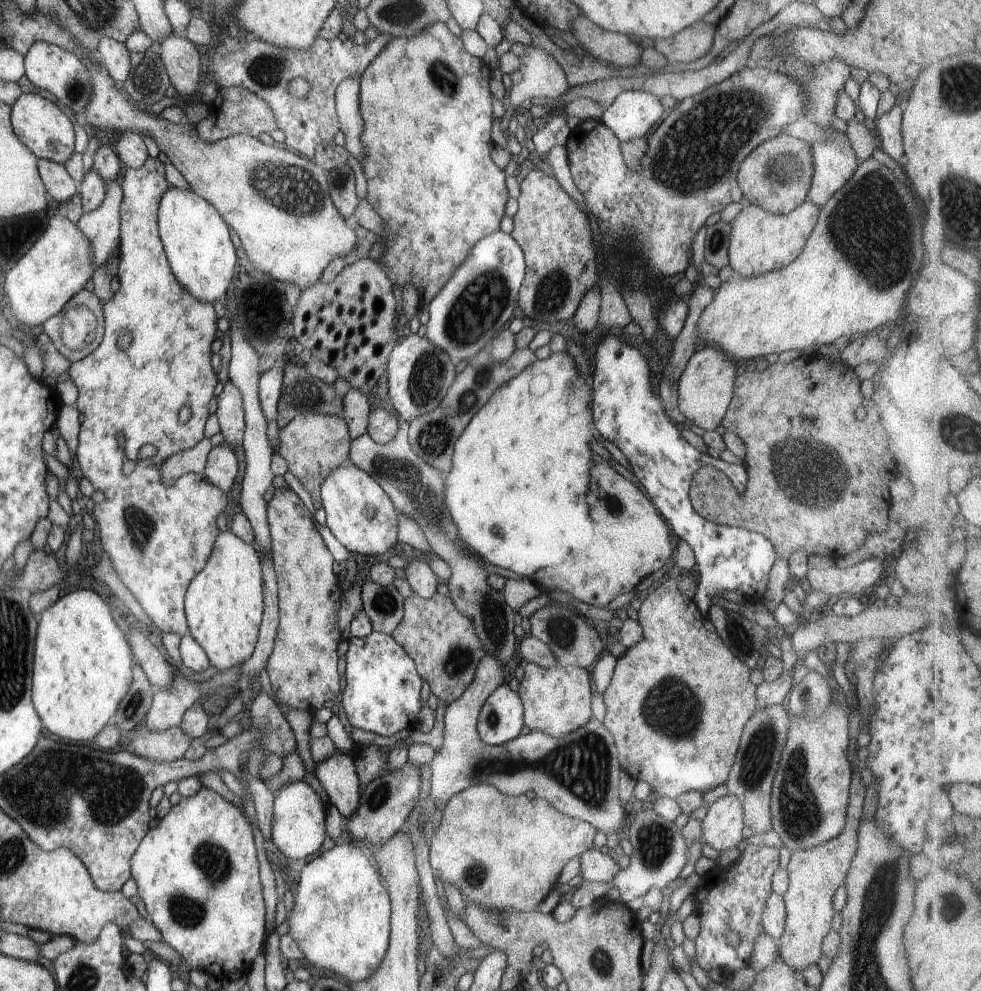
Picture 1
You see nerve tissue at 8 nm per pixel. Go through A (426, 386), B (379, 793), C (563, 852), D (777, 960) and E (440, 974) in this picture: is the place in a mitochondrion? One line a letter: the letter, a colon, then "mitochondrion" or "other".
A: mitochondrion
B: mitochondrion
C: other
D: other
E: mitochondrion

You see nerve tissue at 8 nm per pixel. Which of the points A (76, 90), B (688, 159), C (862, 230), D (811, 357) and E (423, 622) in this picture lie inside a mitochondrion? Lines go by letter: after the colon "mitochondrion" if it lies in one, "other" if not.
A: mitochondrion
B: mitochondrion
C: mitochondrion
D: other
E: mitochondrion

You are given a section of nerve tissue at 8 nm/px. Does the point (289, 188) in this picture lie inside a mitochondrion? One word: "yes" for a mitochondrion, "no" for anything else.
yes

